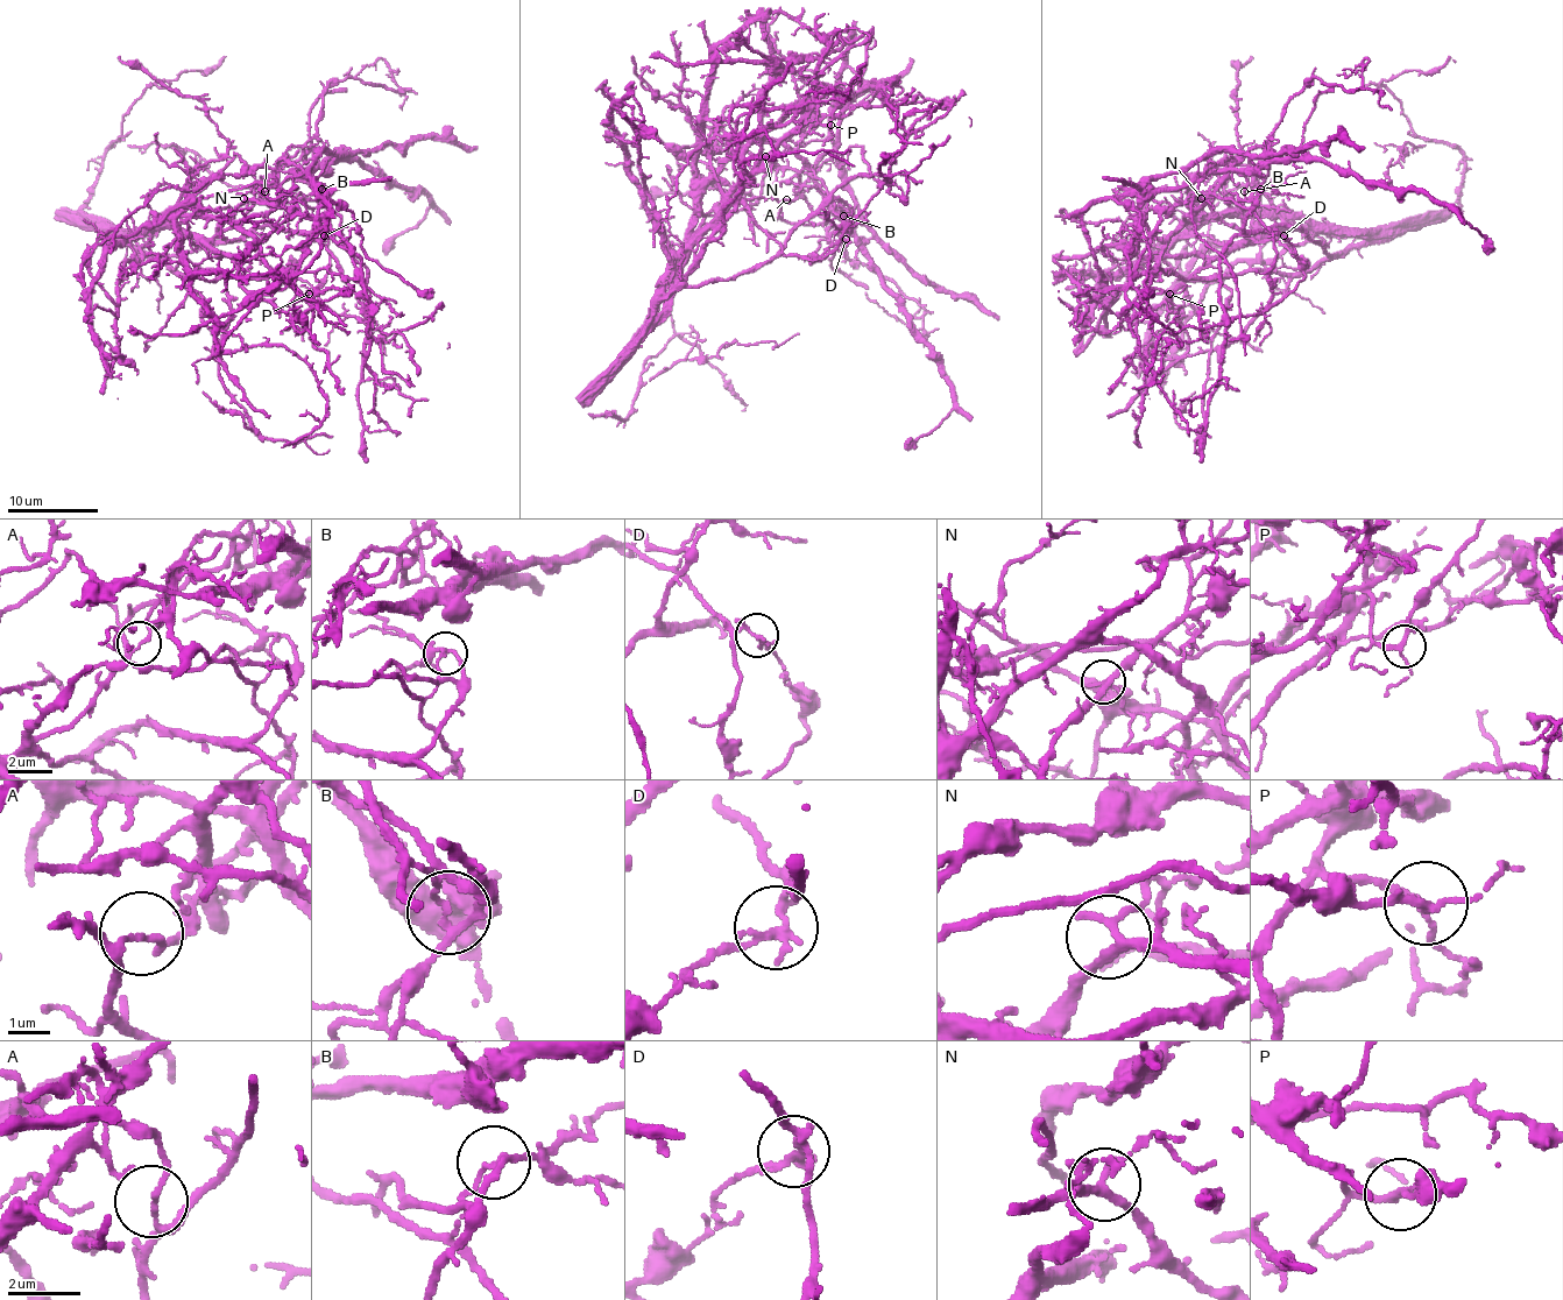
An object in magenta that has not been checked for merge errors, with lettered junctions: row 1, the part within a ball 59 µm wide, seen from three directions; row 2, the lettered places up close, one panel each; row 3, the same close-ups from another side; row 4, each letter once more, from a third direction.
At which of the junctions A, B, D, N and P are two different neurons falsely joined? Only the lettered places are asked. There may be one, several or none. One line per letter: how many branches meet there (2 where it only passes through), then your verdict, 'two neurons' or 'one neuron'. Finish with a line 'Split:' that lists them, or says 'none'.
A: 2 | one neuron
B: 3 | two neurons
D: 3 | two neurons
N: 3 | one neuron
P: 3 | one neuron
Split: B, D

